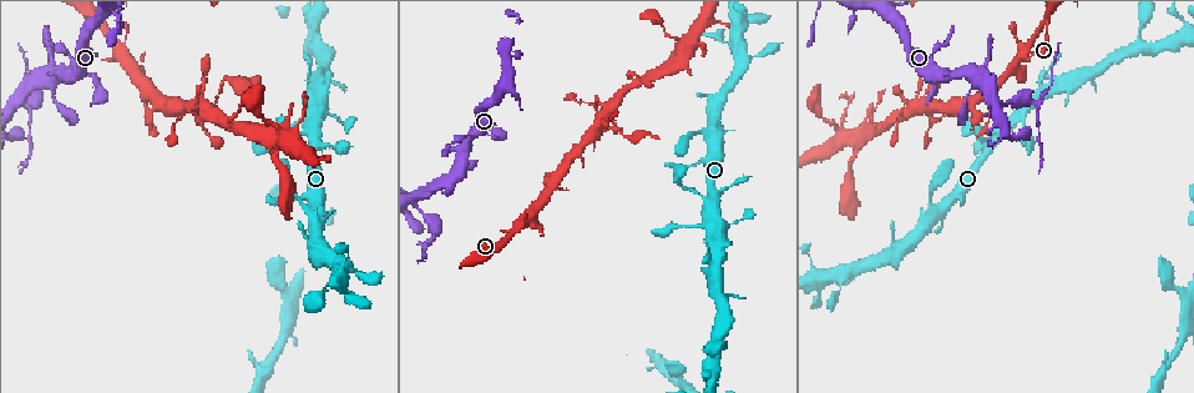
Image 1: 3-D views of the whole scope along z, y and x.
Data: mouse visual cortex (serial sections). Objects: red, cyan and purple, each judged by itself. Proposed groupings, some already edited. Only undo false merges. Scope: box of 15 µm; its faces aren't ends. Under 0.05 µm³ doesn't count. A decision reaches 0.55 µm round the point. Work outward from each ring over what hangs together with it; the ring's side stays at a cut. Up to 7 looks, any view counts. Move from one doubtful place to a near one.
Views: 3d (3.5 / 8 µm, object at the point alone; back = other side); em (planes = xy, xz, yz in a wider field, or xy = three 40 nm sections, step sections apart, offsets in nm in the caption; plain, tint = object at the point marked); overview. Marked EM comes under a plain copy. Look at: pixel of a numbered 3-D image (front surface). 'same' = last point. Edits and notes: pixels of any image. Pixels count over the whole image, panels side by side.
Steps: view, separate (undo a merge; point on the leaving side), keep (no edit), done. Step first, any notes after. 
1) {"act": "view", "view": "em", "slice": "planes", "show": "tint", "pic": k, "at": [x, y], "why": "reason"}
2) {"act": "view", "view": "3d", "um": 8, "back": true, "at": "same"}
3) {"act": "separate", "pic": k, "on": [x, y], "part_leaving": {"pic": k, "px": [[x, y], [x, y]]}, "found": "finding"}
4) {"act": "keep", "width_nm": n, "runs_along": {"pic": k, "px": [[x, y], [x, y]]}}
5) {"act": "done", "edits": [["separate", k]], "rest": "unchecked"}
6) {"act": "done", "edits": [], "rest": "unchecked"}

{"act": "view", "view": "3d", "um": 8, "back": true, "pic": 1, "at": [977, 127], "why": "calibre changes"}

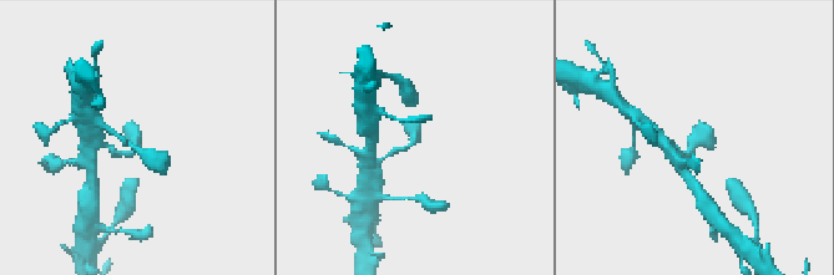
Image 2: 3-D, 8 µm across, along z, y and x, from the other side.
{"act": "view", "view": "3d", "um": 3.5, "pic": 2, "at": [698, 136], "why": "zoom in"}

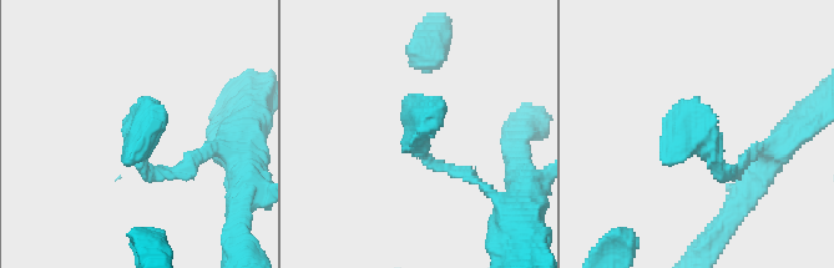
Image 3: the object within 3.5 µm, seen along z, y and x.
{"act": "view", "view": "em", "slice": "xy", "step": 1, "show": "tint", "pic": 3, "at": [696, 131]}

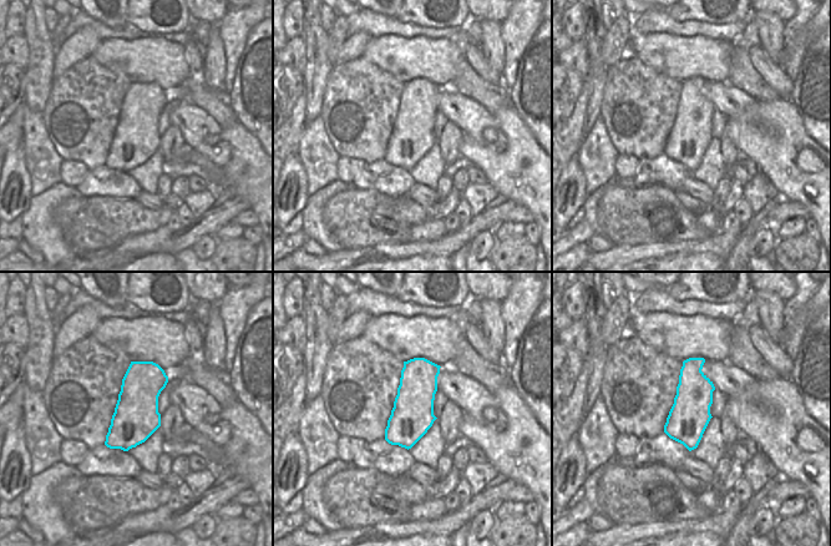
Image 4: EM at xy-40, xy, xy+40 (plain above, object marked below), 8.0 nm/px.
{"act": "keep", "width_nm": 340, "runs_along": {"pic": 3, "px": [[741, 168], [721, 168], [676, 107]]}, "found": "one cell here"}

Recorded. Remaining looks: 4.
{"act": "view", "view": "3d", "um": 3.5, "back": true, "pic": 1, "at": [930, 122], "why": "calibre changes"}

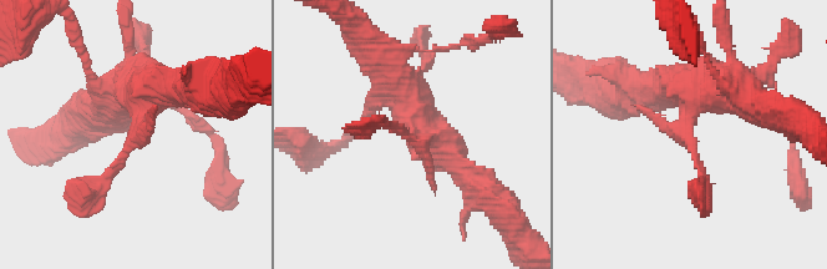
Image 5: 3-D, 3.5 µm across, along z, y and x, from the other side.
{"act": "view", "view": "em", "slice": "xy", "step": 5, "show": "tint", "pic": 5, "at": [420, 142], "why": "now the EM"}

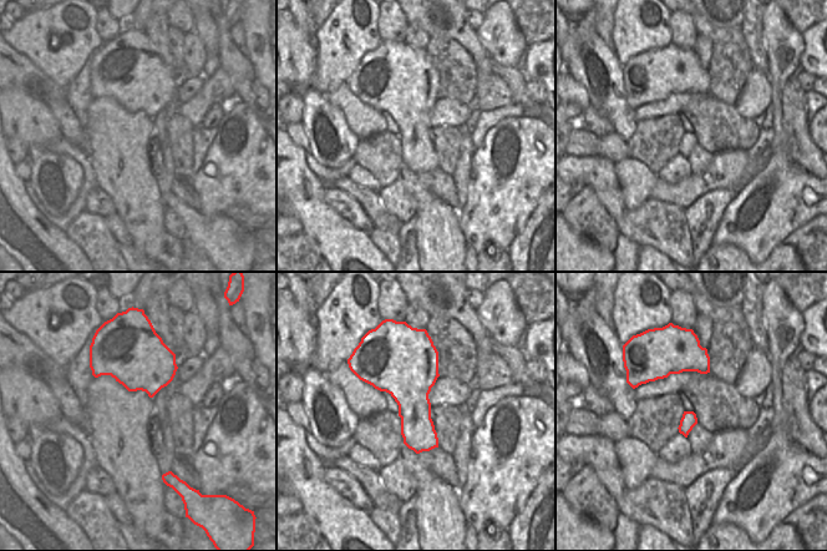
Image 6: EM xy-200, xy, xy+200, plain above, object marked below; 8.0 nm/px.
{"act": "keep", "runs_along": {"pic": 5, "px": [[177, 87], [151, 87], [142, 128], [92, 194]]}, "found": "one cell here"}

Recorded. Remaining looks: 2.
{"act": "view", "view": "3d", "um": 3.5, "pic": 1, "at": [51, 76], "why": "four arms meet"}

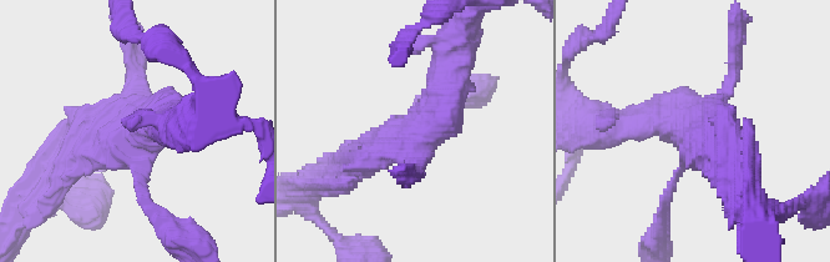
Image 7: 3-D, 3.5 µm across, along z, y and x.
{"act": "view", "view": "em", "slice": "xy", "step": 5, "show": "tint", "pic": 7, "at": [405, 134], "arms": 4, "arm_widths_nm": [150, 200, 400, 450], "why": "need the tissue"}

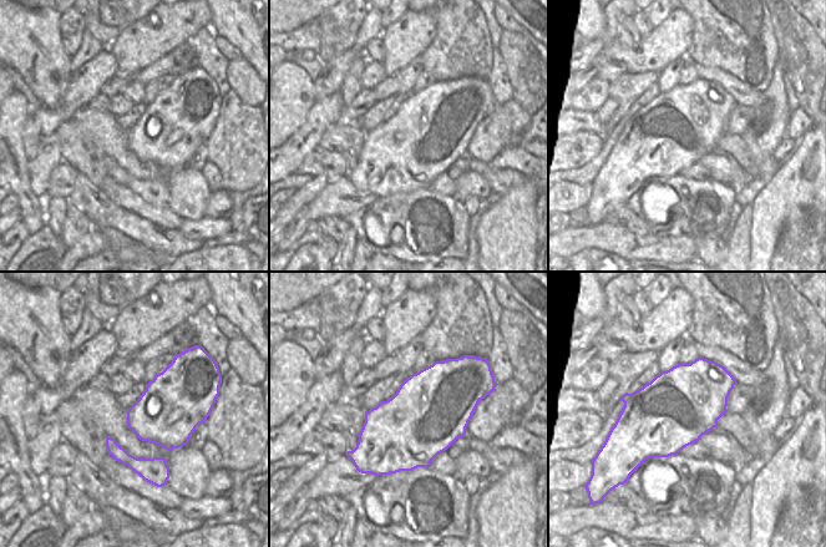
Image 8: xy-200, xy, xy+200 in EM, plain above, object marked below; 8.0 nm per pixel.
{"act": "keep", "found": "one cell here"}

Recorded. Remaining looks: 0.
{"act": "done", "edits": [], "rest": "unchecked"}

